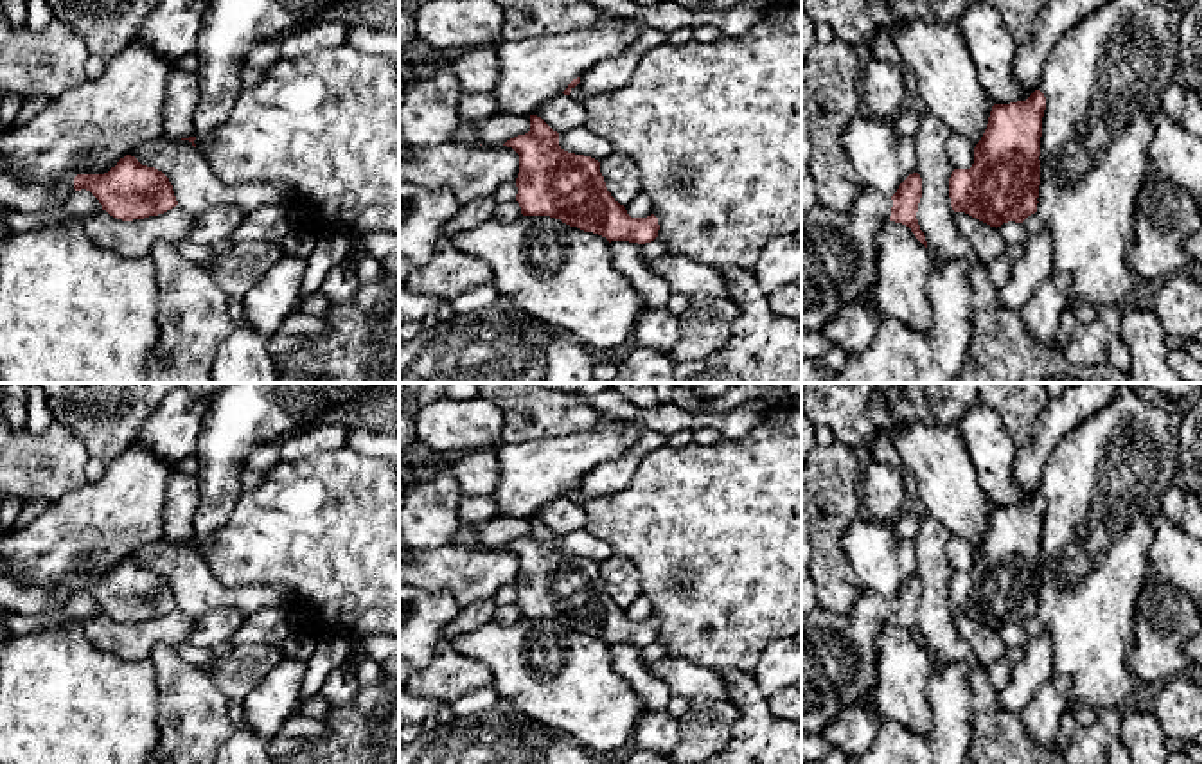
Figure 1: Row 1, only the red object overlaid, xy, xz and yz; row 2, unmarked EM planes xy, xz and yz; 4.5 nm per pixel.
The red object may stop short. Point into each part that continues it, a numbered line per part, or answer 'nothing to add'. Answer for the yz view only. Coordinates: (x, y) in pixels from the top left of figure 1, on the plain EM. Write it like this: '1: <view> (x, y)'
1: yz (840, 653)

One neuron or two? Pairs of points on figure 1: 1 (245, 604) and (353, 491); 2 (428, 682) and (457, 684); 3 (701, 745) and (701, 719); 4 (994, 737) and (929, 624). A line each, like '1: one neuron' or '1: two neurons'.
1: two neurons
2: one neuron
3: one neuron
4: one neuron

